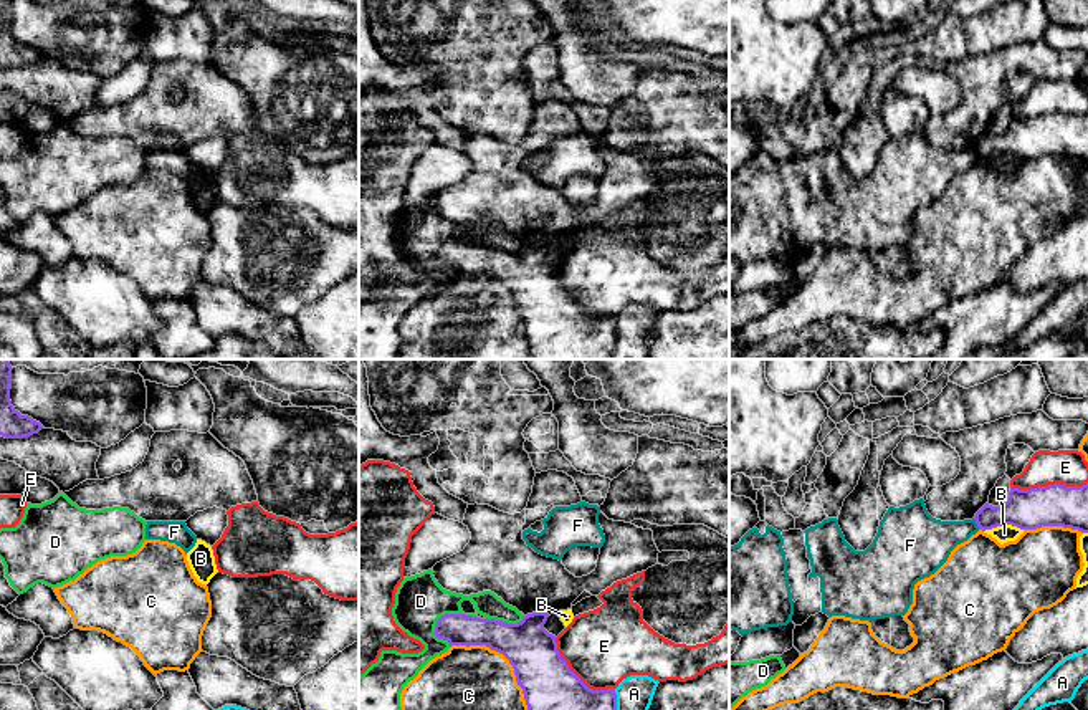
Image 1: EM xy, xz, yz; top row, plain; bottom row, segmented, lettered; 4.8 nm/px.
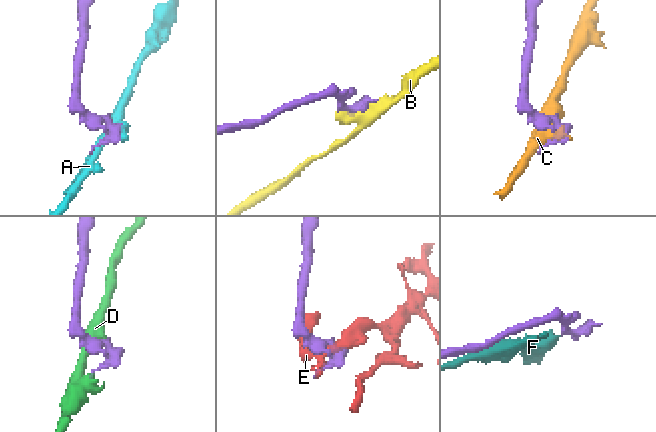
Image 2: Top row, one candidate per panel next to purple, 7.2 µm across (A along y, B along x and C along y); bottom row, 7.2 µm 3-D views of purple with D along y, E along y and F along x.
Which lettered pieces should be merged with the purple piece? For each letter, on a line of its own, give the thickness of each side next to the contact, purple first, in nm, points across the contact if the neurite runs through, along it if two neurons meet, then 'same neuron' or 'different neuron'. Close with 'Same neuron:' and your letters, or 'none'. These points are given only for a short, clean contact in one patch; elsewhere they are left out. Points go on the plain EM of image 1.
A: 400 nm thick on the purple side, 180 nm on the other; different neuron
B: 190 nm thick on the purple side, 80 nm on the other; different neuron
C: 280 nm thick on the purple side, 480 nm on the other; different neuron
D: 160 nm thick on the purple side, 240 nm on the other; different neuron
E: 200 nm thick on the purple side, 180 nm on the other; different neuron
F: 190 nm thick on the purple side, 220 nm on the other; border along yz (973, 148), (979, 158); different neuron
Same neuron: none

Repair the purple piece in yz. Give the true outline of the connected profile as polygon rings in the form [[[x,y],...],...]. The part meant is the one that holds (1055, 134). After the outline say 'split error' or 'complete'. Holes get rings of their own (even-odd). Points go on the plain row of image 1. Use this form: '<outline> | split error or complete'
[[[1060,113],[1030,119],[1012,118],[1002,136],[985,132],[974,146],[979,159],[1012,154],[1020,159],[1063,156],[1088,162],[1088,113]]] | complete

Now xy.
[[[0,0],[0,65],[23,68],[38,63],[43,55],[28,45],[21,45],[10,30],[12,0]]] | complete

